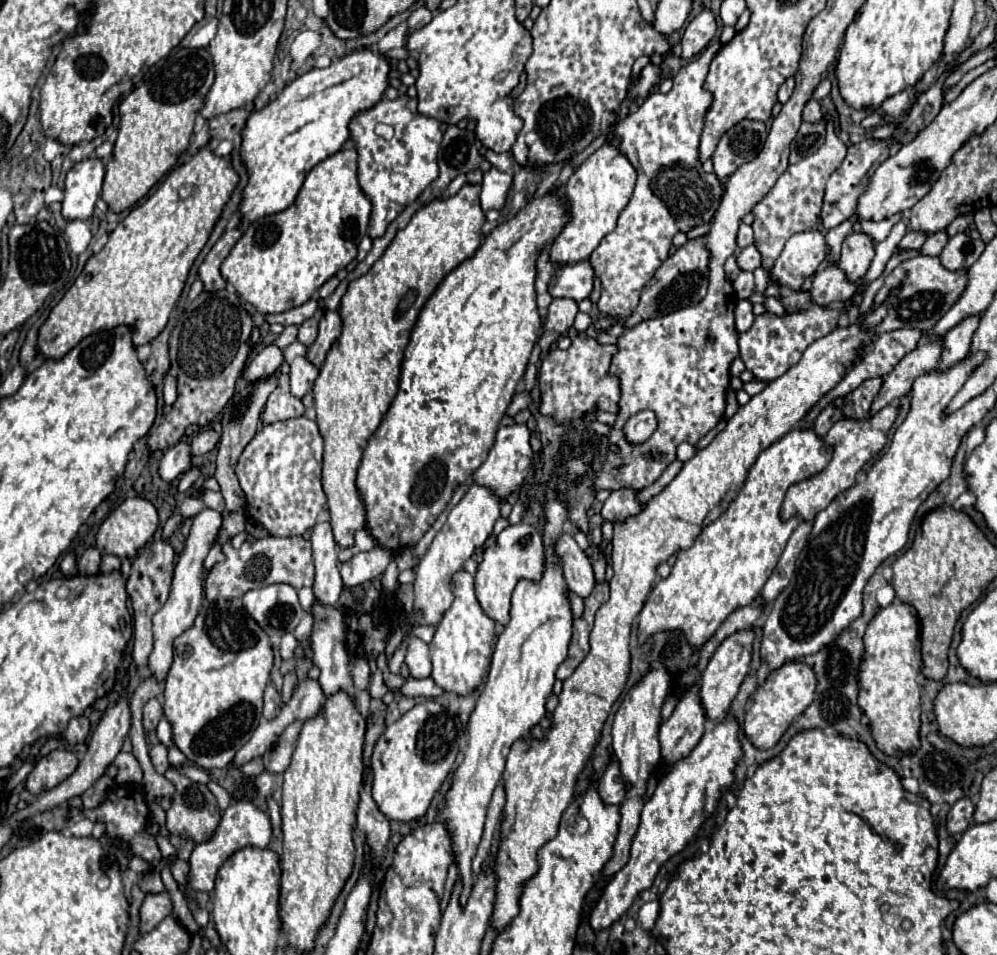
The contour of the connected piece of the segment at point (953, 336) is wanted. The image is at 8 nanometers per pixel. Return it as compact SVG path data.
M970 316L942 338L942 344L946 344L946 348L942 348L942 356L936 366L938 372L946 372L946 368L952 368L954 364L962 362L968 356L970 340L974 330L978 328L978 322L980 322L978 316Z

